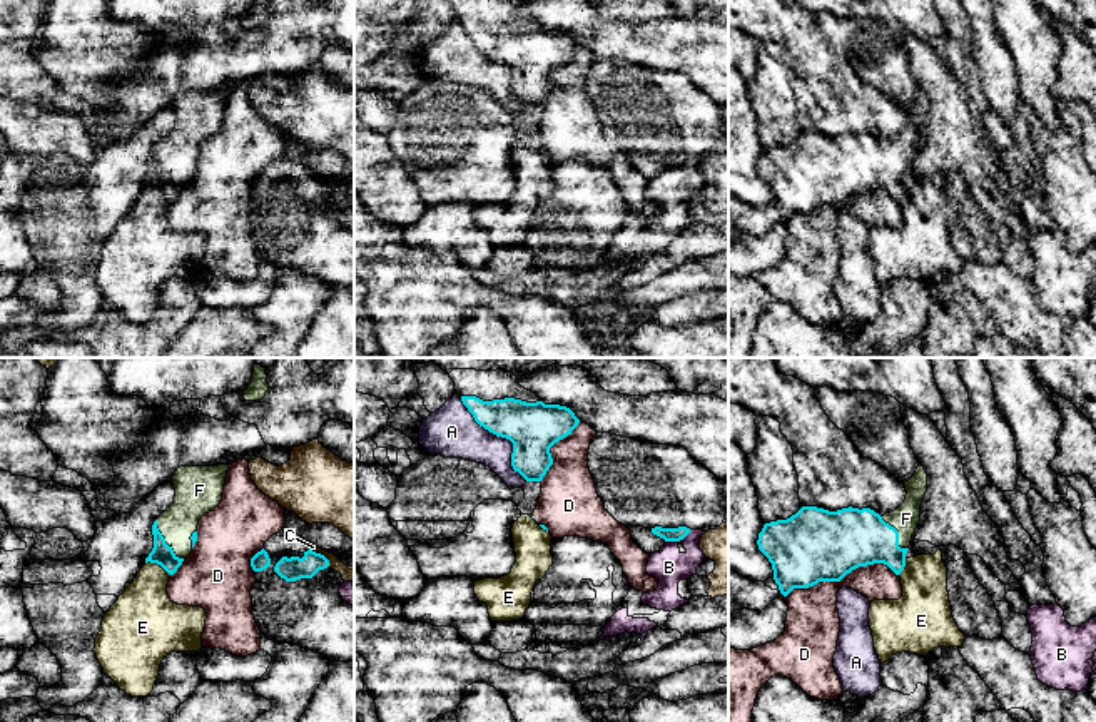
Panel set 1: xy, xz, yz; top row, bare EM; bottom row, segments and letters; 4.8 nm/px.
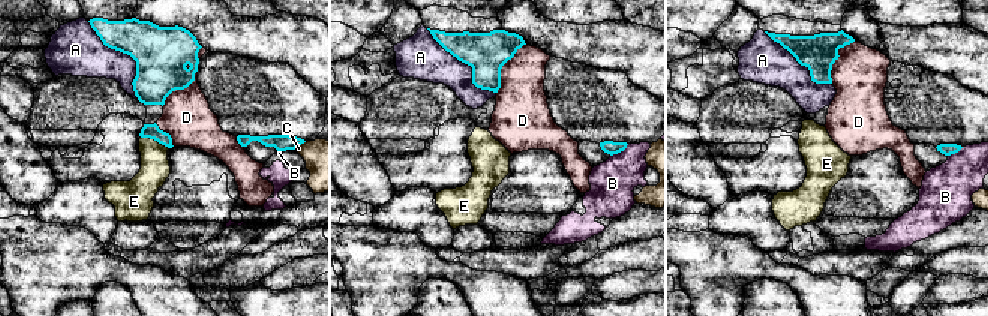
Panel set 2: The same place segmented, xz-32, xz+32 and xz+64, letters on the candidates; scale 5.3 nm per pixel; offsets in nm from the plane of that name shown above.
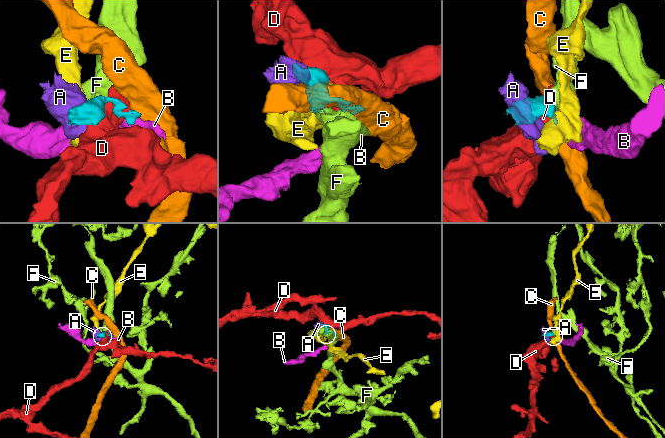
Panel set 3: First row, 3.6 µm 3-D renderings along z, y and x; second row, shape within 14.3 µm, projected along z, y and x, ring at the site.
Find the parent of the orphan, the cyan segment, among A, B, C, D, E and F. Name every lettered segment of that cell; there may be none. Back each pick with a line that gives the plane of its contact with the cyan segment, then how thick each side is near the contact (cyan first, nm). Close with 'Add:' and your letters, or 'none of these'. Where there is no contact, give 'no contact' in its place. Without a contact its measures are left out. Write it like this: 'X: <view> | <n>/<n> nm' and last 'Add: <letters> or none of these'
F: xy | 100/180 nm
Add: F

